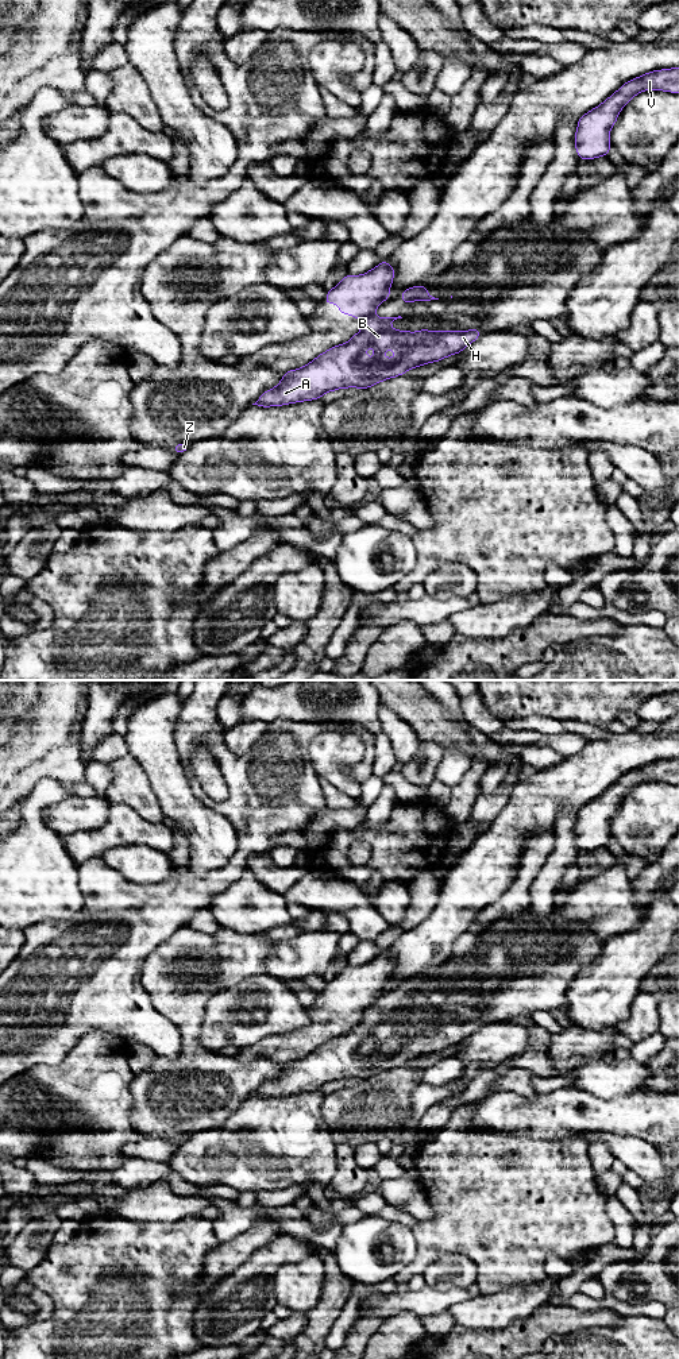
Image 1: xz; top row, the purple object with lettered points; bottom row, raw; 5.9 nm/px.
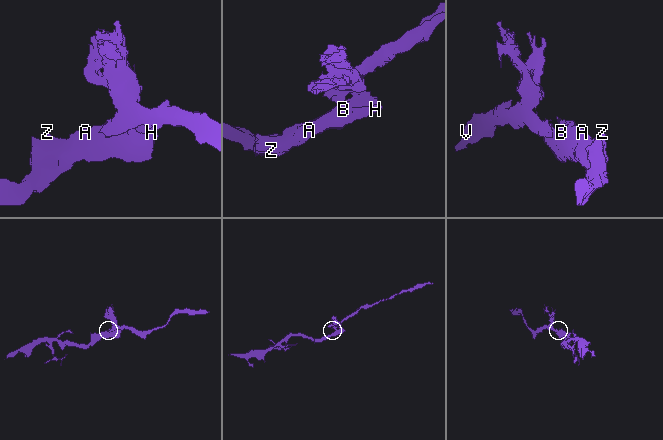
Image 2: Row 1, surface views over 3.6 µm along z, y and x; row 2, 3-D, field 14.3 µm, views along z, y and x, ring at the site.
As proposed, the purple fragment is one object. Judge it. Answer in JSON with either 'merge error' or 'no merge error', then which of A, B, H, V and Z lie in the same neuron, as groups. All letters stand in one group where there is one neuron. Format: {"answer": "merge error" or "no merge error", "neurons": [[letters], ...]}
{"answer": "merge error", "neurons": [["A", "B", "H", "Z"], ["V"]]}

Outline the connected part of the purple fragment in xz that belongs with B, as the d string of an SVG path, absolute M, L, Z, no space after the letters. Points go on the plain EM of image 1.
M375 1005L370 1007L363 1012L362 1020L347 1034L327 1041L304 1058L289 1061L274 1080L266 1081L252 1096L262 1099L282 1097L319 1090L325 1084L337 1080L369 1080L382 1072L402 1066L414 1058L460 1045L482 1026L478 1019L447 1023L428 1020L417 1023L398 1022L389 1018L397 1009L402 1008L381 1009Z

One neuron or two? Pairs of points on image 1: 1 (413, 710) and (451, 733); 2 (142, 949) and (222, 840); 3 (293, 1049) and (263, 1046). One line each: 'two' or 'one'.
1: one
2: two
3: one

